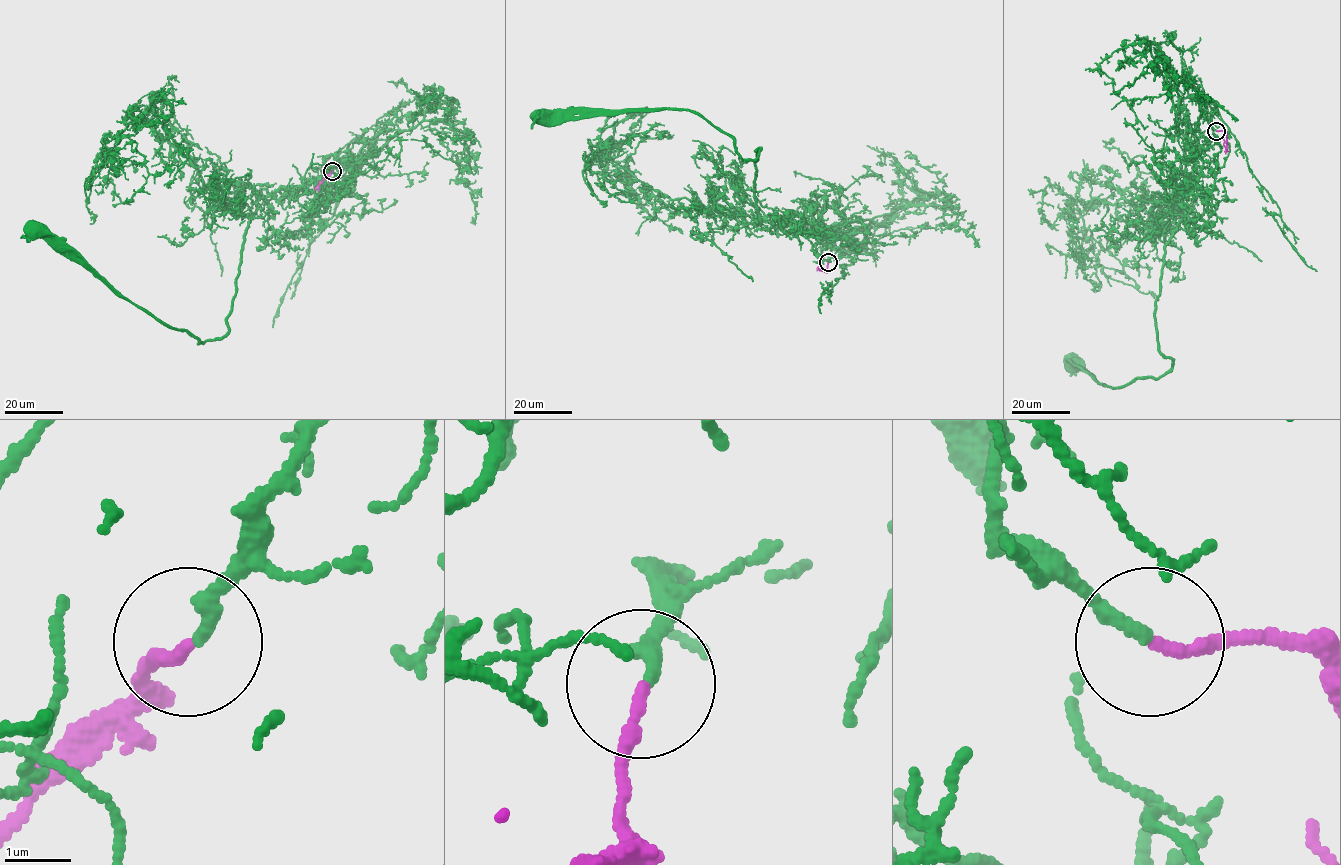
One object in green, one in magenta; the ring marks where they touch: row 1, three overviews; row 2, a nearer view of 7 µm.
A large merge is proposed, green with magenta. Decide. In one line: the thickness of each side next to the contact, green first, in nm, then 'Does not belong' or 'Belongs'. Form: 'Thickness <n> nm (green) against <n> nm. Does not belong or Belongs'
Thickness 220 nm (green) against 180 nm. Belongs

